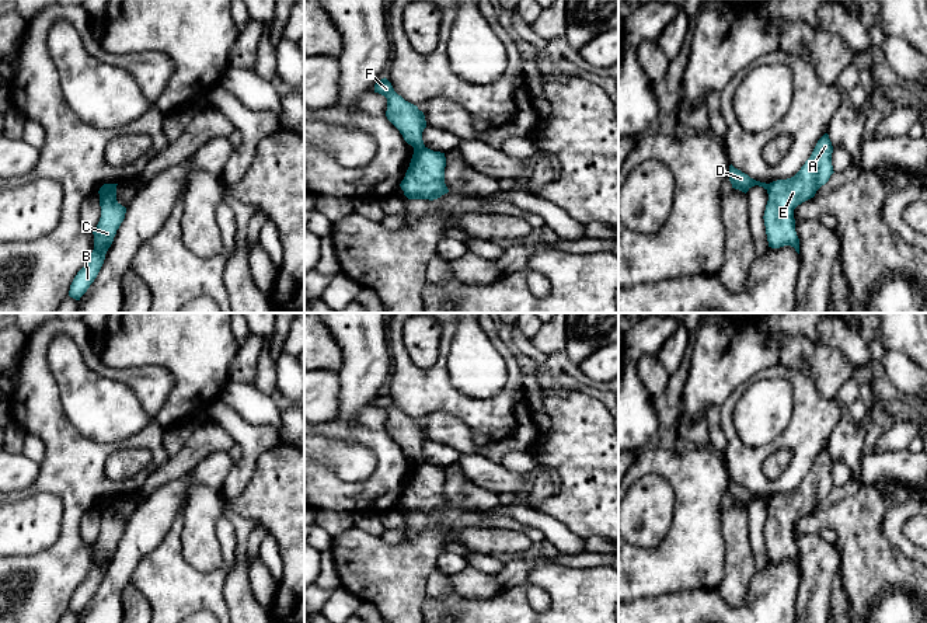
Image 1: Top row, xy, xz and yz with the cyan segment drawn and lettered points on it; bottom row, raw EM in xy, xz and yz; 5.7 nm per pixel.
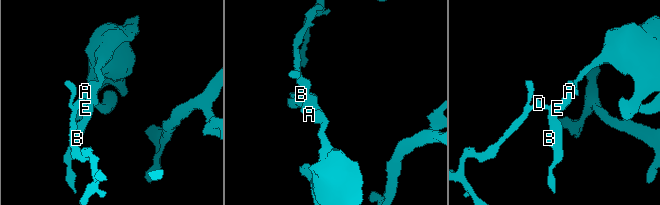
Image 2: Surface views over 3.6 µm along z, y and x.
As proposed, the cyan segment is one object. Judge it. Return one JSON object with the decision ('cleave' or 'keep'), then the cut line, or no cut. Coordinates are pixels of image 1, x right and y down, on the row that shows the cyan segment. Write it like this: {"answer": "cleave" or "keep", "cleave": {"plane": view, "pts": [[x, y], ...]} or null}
{"answer": "cleave", "cleave": {"plane": "xz", "pts": [[424, 146], [414, 150]]}}

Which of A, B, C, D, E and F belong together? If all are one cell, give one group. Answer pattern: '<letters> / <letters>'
A B C E / D F

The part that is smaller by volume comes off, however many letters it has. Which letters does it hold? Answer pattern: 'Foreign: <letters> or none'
Foreign: D, F

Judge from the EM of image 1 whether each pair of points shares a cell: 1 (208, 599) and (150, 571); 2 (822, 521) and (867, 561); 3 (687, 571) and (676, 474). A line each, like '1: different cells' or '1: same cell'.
1: same cell
2: same cell
3: same cell

